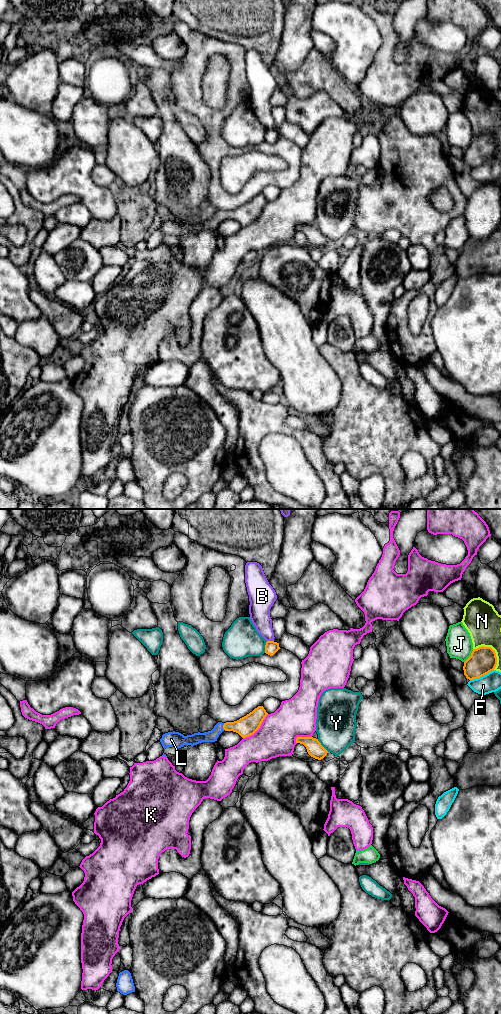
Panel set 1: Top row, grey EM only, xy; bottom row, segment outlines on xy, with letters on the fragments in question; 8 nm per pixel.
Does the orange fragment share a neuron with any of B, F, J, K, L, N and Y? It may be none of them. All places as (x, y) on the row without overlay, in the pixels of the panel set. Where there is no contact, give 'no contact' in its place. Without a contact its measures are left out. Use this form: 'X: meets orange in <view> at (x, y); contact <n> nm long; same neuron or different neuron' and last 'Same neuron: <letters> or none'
B: meets orange in xy at (270, 129); contact 60 nm long; different neuron
F: meets orange in xy at (481, 164); contact 220 nm long; different neuron
J: meets orange in xy at (470, 144); contact 130 nm long; different neuron
K: meets orange in xy at (257, 217); contact 280 nm long; different neuron
L: meets orange in xy at (223, 214); contact 60 nm long; same neuron
N: meets orange in xy at (492, 137); contact 240 nm long; different neuron
Y: meets orange in xy at (321, 233); contact 140 nm long; different neuron
Same neuron: L

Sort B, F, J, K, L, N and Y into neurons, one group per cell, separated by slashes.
B / F / J / K / L / N / Y

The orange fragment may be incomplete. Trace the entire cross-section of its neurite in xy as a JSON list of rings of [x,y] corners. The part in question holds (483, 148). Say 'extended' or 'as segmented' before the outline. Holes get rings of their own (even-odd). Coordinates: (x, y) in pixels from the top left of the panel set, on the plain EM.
as segmented; [[[491,135],[473,137],[471,144],[464,150],[463,158],[467,167],[480,166],[493,159],[497,153],[495,139]]]

